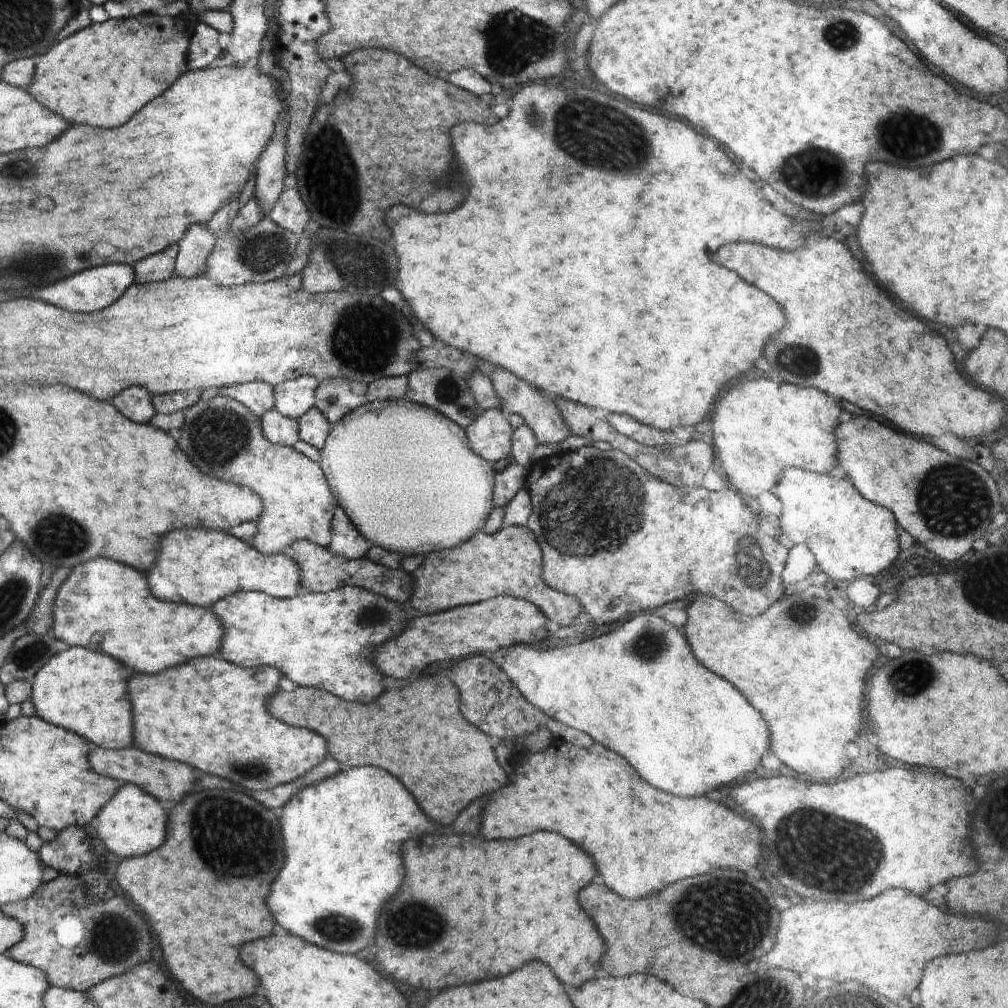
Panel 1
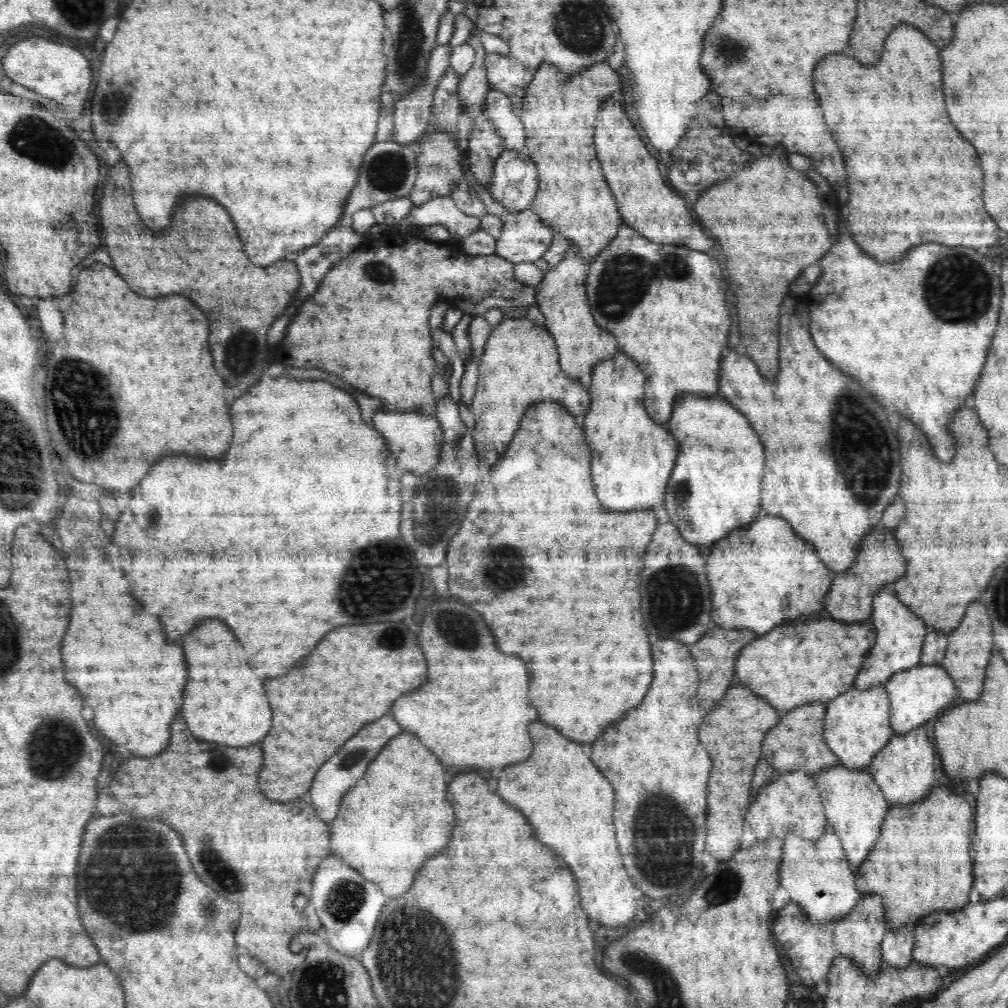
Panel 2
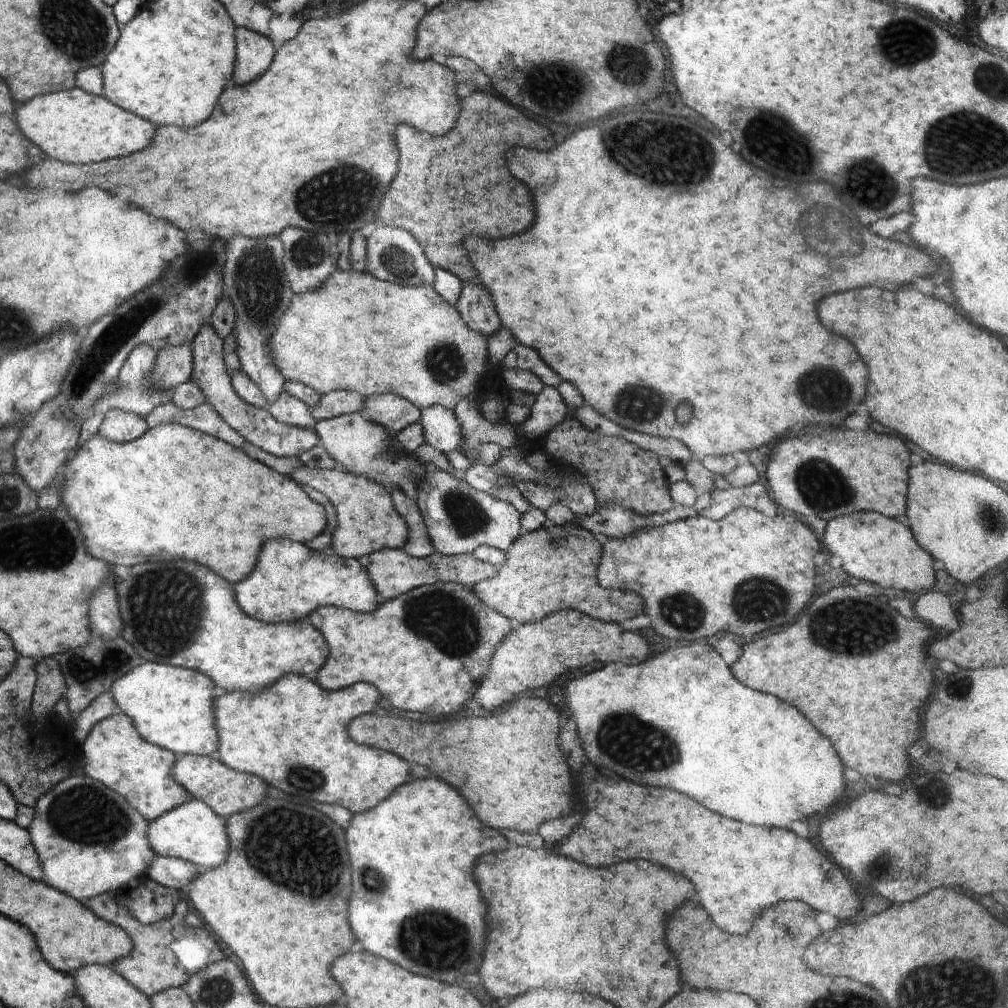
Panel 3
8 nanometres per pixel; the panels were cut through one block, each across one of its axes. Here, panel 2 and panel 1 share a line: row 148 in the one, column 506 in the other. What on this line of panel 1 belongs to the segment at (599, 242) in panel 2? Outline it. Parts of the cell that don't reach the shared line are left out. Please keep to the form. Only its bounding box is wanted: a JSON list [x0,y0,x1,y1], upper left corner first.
[407,525,583,626]

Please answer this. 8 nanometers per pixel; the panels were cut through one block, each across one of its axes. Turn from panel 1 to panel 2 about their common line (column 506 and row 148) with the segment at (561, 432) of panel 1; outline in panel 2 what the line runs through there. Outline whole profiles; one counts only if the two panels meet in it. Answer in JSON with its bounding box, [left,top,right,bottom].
[338,140,417,226]

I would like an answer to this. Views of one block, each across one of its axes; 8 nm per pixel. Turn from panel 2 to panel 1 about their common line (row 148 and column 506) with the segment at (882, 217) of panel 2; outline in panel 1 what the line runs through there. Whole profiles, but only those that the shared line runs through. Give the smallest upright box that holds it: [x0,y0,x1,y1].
[376,832,606,990]

